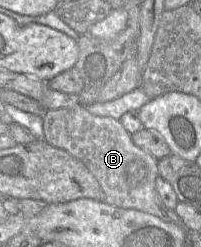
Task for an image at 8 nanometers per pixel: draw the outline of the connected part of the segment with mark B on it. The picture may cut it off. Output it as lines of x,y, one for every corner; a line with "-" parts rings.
79,103
70,108
45,110
43,131
43,140
83,162
98,181
106,203
139,210
183,227
175,210
167,208
157,194
157,159
133,143
131,134
124,129
120,121
112,117
93,115

